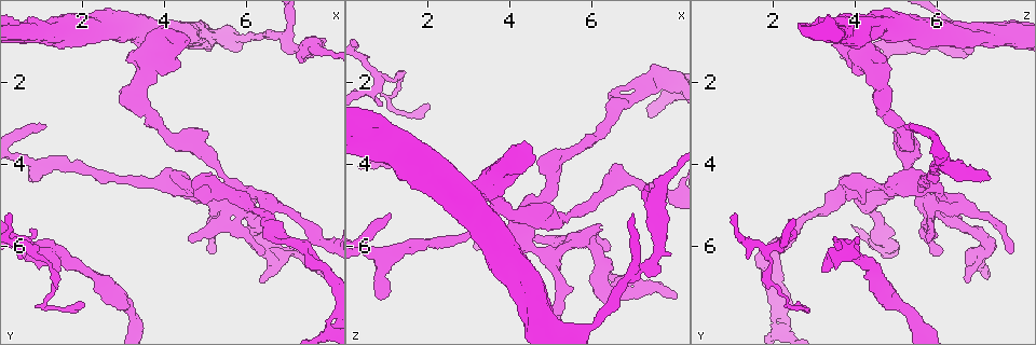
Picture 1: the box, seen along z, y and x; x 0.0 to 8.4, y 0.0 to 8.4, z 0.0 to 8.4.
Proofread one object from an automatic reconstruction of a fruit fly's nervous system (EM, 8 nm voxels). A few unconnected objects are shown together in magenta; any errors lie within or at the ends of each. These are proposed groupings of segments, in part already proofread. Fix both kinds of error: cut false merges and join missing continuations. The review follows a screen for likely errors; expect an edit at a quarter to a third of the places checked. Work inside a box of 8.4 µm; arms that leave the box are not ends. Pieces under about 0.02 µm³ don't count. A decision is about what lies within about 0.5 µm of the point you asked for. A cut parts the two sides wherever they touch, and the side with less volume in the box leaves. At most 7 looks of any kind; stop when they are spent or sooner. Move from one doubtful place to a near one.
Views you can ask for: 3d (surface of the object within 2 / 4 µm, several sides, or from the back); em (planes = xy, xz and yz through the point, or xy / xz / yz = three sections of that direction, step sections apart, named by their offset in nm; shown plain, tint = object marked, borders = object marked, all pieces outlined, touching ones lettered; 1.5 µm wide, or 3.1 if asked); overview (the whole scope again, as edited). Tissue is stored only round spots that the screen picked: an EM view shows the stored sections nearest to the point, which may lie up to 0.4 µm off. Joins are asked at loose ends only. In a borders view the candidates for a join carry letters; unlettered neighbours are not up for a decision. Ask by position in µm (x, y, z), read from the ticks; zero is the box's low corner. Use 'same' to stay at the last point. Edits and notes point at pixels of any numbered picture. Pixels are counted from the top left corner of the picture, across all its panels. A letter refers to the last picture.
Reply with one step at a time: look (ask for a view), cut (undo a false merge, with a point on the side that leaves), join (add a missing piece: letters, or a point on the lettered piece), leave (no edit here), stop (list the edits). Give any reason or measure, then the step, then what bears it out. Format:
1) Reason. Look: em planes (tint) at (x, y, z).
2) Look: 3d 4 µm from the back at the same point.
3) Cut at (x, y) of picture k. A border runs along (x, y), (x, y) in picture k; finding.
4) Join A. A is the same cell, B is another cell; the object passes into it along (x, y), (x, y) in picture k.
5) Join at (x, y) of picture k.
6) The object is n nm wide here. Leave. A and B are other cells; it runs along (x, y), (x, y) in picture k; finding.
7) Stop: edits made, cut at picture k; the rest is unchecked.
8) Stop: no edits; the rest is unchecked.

Free end. Look: 3d 2 µm at (7.60, 6.50, 1.65).

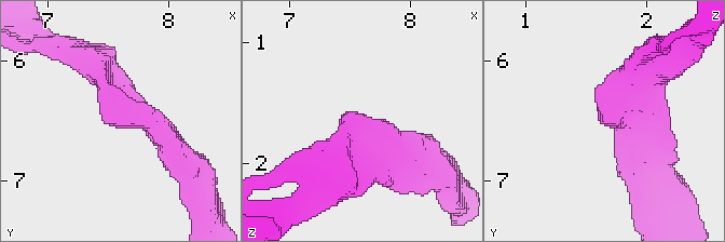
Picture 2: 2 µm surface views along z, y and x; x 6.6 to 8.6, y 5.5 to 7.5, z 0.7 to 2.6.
Look: em planes (borders) at (7.64, 6.46, 1.62).

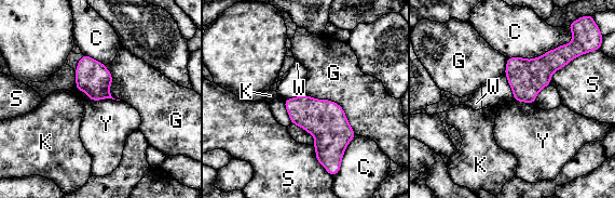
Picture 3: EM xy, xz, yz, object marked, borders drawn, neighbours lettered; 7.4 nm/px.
Leave. C, G, K, S, W and Y are other cells; a border runs along (304, 93), (336, 102), (356, 134) in picture 3; no lettered piece goes on from it.

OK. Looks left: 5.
Thick turns thin. Look: 3d 2 µm at (5.55, 4.30, 5.25).

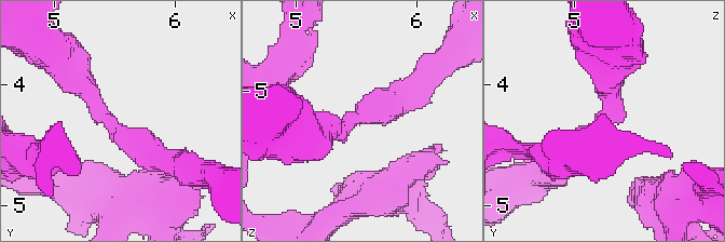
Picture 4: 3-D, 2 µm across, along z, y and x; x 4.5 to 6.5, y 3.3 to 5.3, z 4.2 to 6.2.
The arms are 220, 380 nm wide; need the tissue. Look: em planes (borders) at (5.48, 4.36, 5.26).

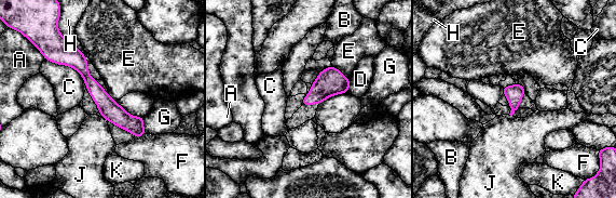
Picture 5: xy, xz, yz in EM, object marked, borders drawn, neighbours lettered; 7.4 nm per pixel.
Leave. A, B, C, D, E, F, G, H, J and K are other cells; a border runs along (331, 64), (347, 78) in picture 5; all the same neuron.

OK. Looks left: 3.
Two arms in line, one across. Look: em xy step 8 (tint) at (7.00, 0.90, 6.60).

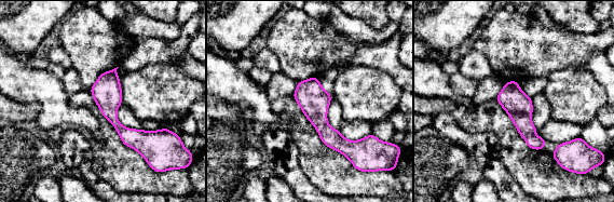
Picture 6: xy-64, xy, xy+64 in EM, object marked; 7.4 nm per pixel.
Cut it another way. Look: em planes (tint) at the same point.

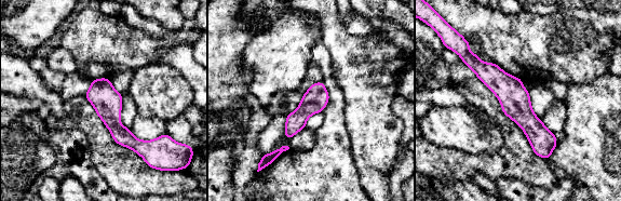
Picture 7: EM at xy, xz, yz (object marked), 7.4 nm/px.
Look: em planes (borders) at the same point.

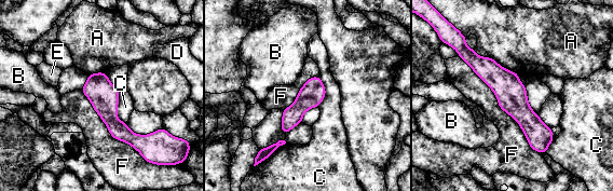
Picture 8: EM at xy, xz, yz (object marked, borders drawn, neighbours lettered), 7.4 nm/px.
The object is 180 nm wide here. Leave. A, B, C, D, E and F are other cells; a border runs along (459, 55), (541, 153) in picture 8; one neuron here.

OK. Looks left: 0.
Stop: no edits; the rest is unchecked.

